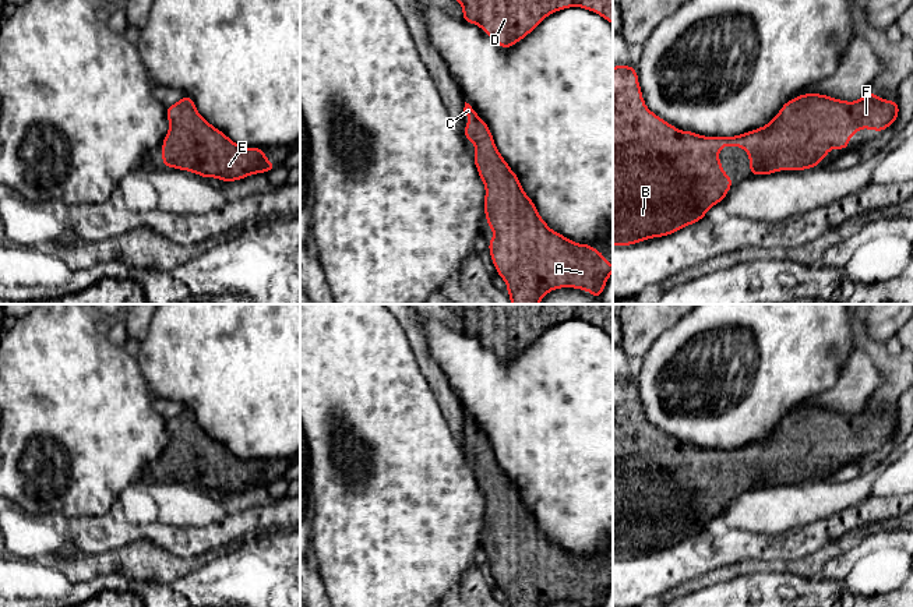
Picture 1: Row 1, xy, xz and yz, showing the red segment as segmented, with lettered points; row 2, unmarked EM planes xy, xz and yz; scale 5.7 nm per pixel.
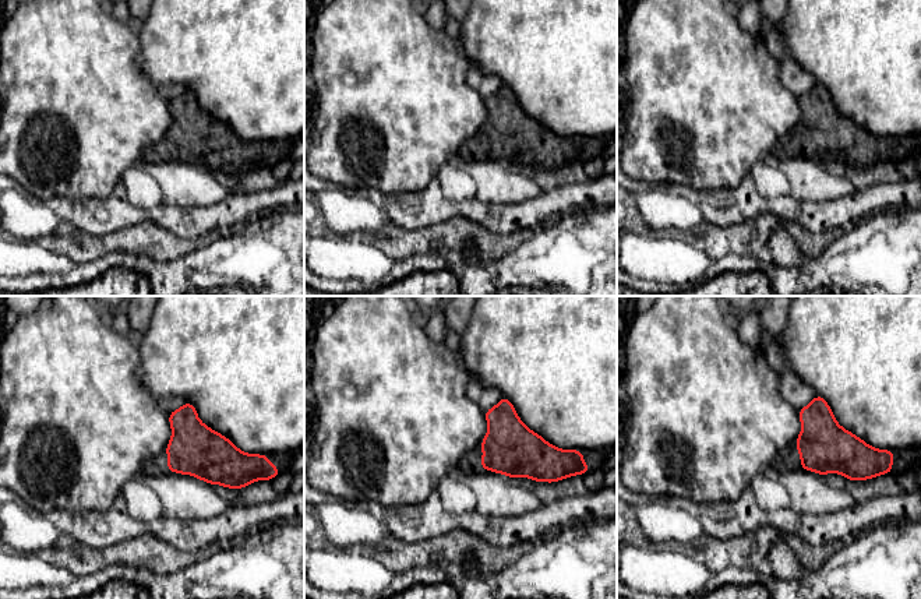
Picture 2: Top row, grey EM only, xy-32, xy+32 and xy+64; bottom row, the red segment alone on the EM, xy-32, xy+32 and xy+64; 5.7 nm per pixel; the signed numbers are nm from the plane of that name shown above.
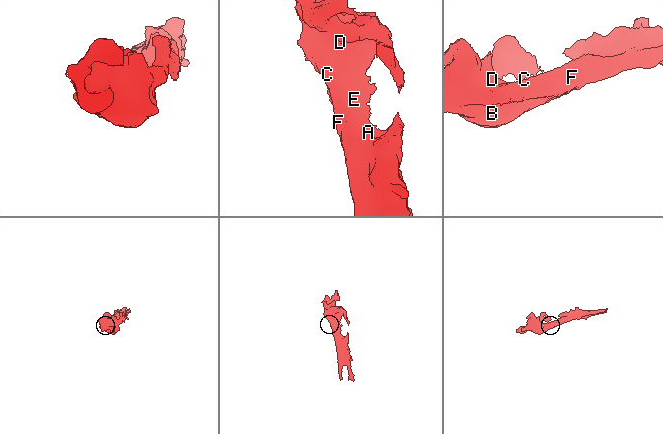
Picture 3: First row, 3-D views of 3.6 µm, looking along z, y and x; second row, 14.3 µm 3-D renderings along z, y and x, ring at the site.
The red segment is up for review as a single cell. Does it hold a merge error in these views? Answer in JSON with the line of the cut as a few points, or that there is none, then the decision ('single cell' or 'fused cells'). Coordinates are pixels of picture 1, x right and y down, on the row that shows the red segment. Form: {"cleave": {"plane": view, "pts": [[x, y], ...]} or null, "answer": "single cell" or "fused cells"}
{"cleave": null, "answer": "single cell"}

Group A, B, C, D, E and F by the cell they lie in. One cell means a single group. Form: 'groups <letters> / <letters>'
groups A B C D E F

